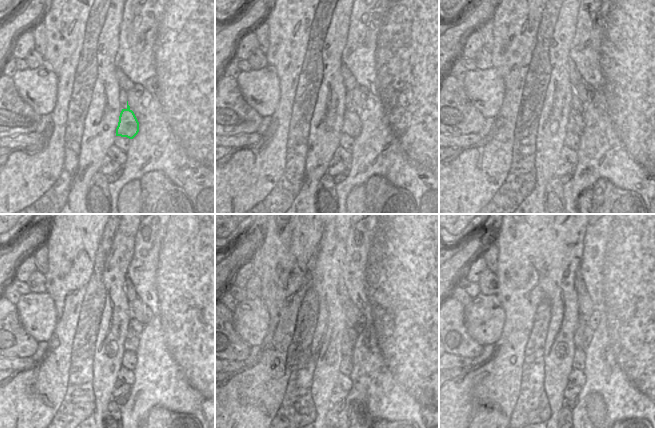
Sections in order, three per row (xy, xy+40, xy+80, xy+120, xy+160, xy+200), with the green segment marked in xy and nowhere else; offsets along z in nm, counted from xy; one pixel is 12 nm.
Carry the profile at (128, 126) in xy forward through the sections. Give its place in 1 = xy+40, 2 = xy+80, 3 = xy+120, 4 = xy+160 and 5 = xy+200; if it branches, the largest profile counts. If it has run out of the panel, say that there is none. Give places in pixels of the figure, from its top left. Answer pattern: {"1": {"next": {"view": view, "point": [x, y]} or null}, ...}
{"1": {"next": {"view": "xy+40", "point": [352, 125]}}, "2": {"next": {"view": "xy+80", "point": [575, 124]}}, "3": {"next": {"view": "xy+120", "point": [131, 343]}}, "4": {"next": {"view": "xy+160", "point": [356, 339]}}, "5": {"next": {"view": "xy+200", "point": [579, 326]}}}

